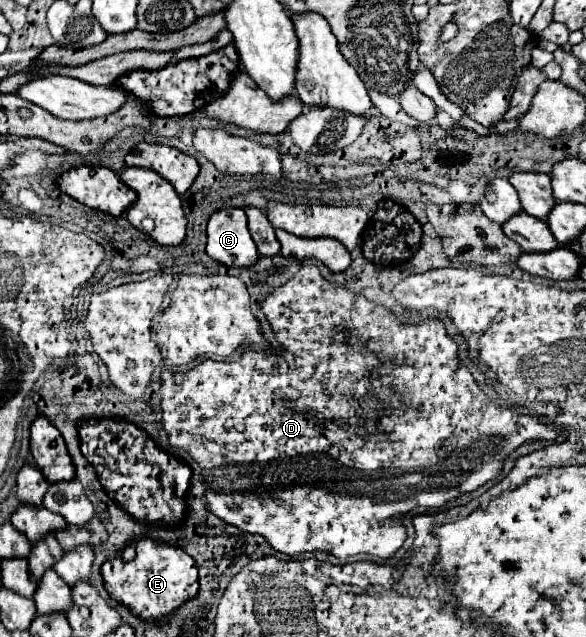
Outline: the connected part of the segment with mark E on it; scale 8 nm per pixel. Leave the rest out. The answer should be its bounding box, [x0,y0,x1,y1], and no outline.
[101,537,197,619]

